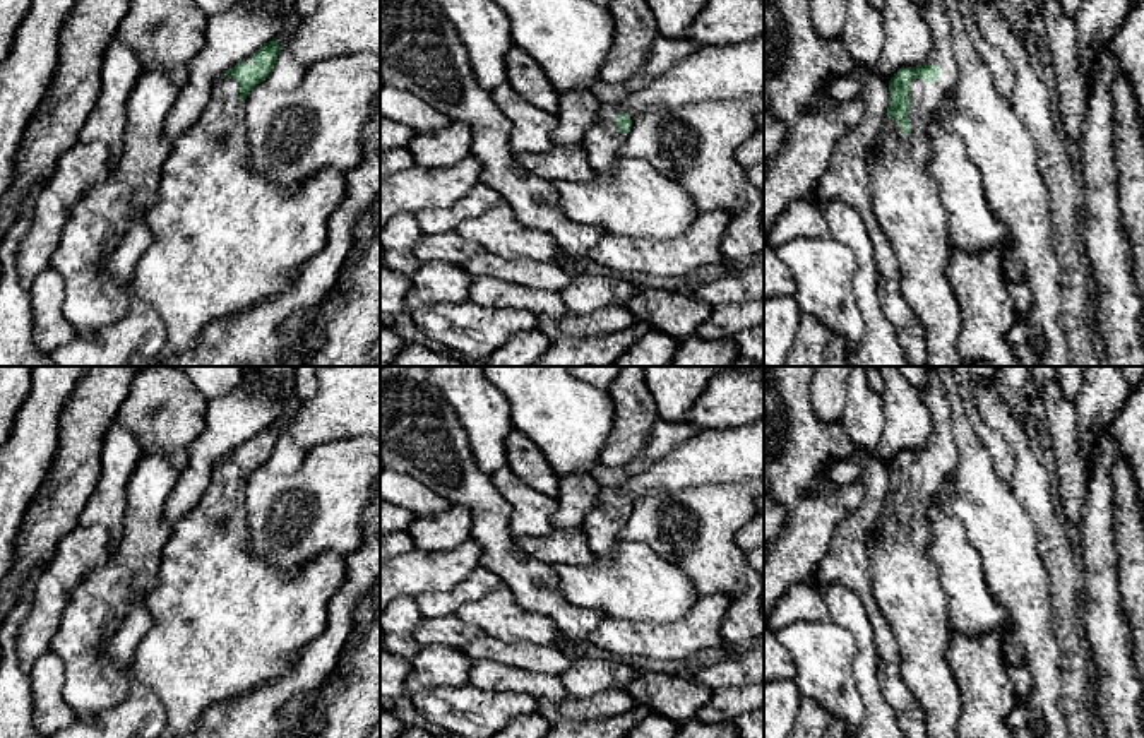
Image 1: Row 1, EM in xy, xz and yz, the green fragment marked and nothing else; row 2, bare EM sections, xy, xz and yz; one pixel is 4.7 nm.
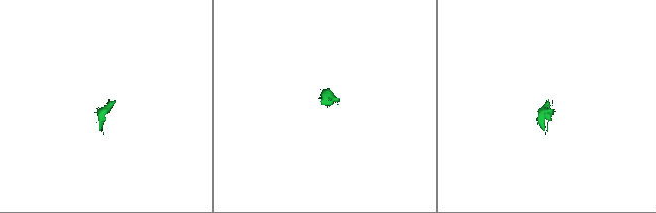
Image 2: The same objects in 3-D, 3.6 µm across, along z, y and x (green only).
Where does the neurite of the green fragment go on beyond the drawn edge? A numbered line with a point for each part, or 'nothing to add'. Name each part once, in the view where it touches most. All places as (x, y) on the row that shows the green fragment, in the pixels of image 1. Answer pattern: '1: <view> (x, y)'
1: yz (906, 201)

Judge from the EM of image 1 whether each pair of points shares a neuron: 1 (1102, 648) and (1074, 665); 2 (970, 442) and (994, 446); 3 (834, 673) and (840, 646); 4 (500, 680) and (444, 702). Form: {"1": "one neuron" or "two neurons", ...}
{"1": "two neurons", "2": "two neurons", "3": "one neuron", "4": "two neurons"}

